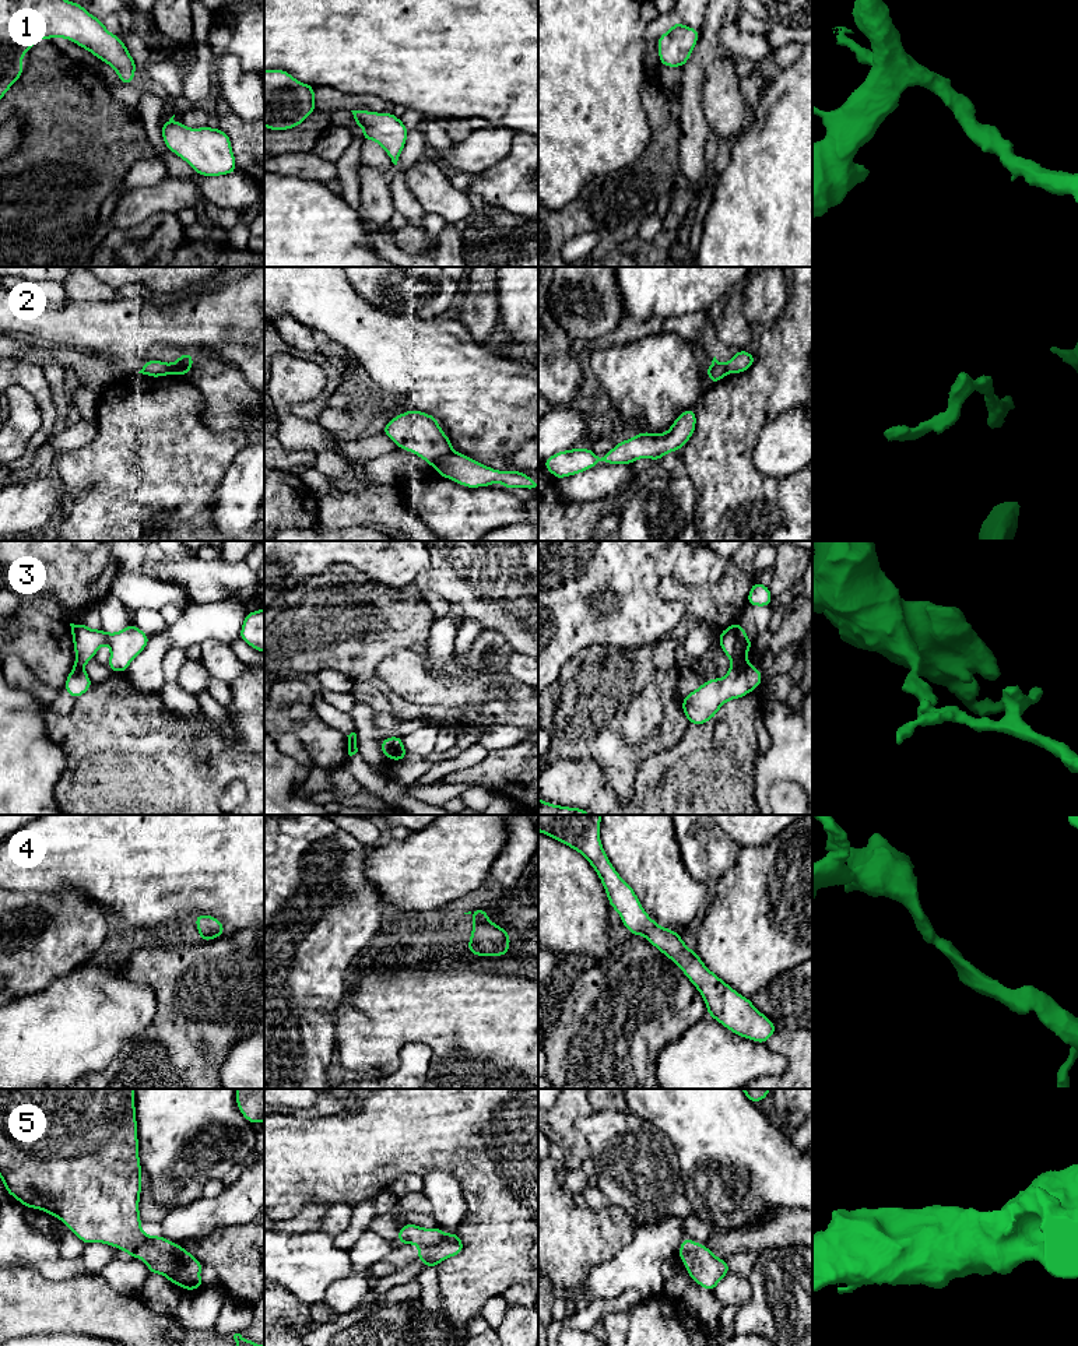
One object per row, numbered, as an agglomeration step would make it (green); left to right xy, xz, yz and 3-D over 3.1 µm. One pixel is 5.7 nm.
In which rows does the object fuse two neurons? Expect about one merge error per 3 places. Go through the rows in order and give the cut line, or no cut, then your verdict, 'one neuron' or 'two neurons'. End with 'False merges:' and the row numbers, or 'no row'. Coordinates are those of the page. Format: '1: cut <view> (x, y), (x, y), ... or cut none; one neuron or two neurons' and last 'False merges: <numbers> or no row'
1: cut none; one neuron
2: cut xz (453, 450), (432, 464); two neurons
3: cut yz (748, 663), (731, 664); two neurons
4: cut none; one neuron
5: cut none; one neuron
False merges: 2, 3

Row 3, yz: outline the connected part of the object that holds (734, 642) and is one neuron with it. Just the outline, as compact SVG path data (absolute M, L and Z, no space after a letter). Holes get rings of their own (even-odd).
M733 622L727 629L720 632L719 644L731 664L748 664L747 654L748 649L754 646L754 642L748 639L745 629L738 622Z

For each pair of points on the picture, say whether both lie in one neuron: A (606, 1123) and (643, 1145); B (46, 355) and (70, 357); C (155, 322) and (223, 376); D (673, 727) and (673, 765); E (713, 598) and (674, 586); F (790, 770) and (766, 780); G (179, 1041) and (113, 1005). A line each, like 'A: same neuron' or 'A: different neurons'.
A: same neuron
B: same neuron
C: different neurons
D: different neurons
E: same neuron
F: same neuron
G: different neurons

